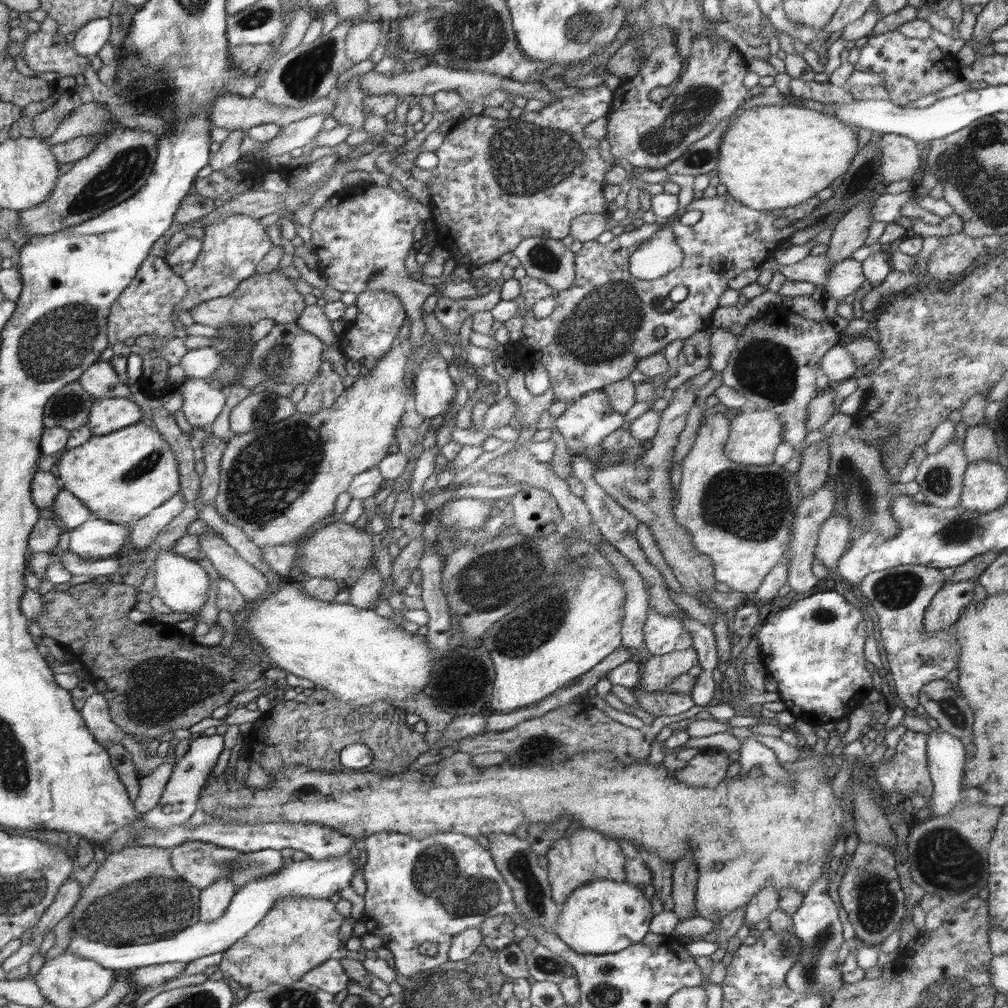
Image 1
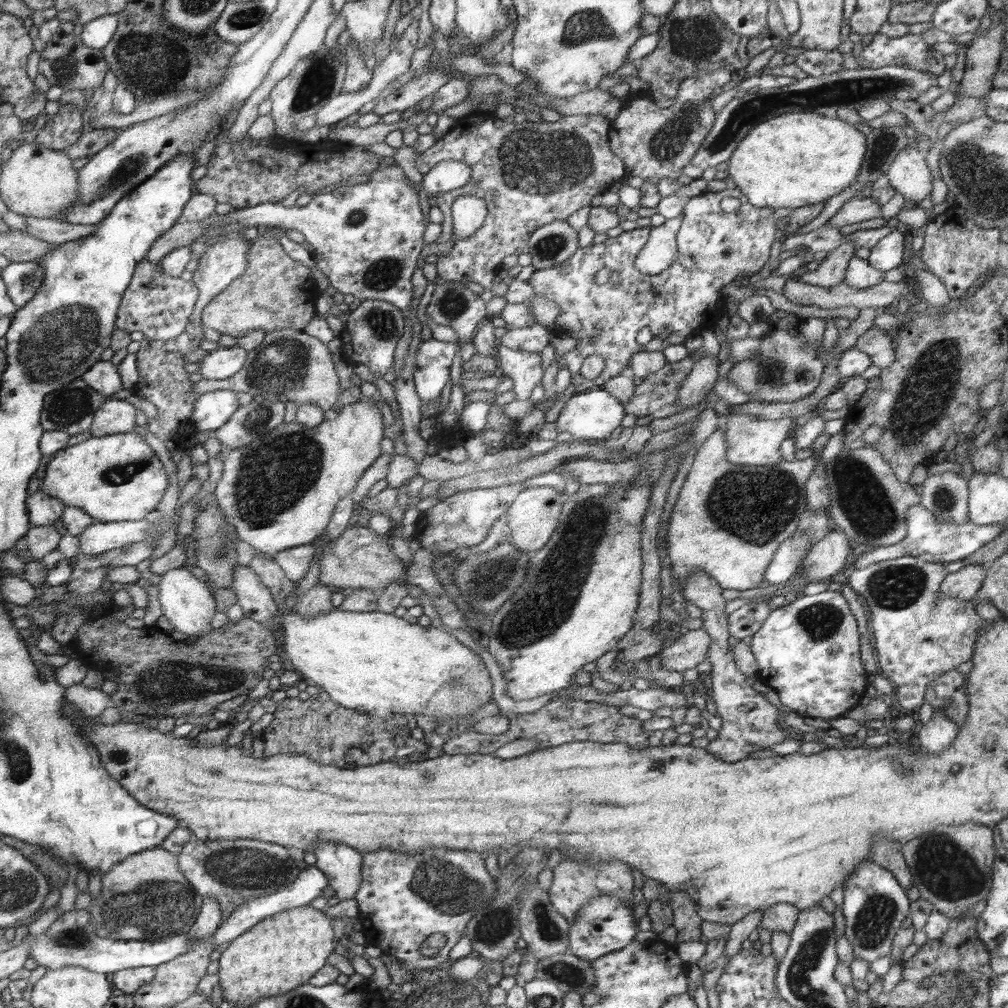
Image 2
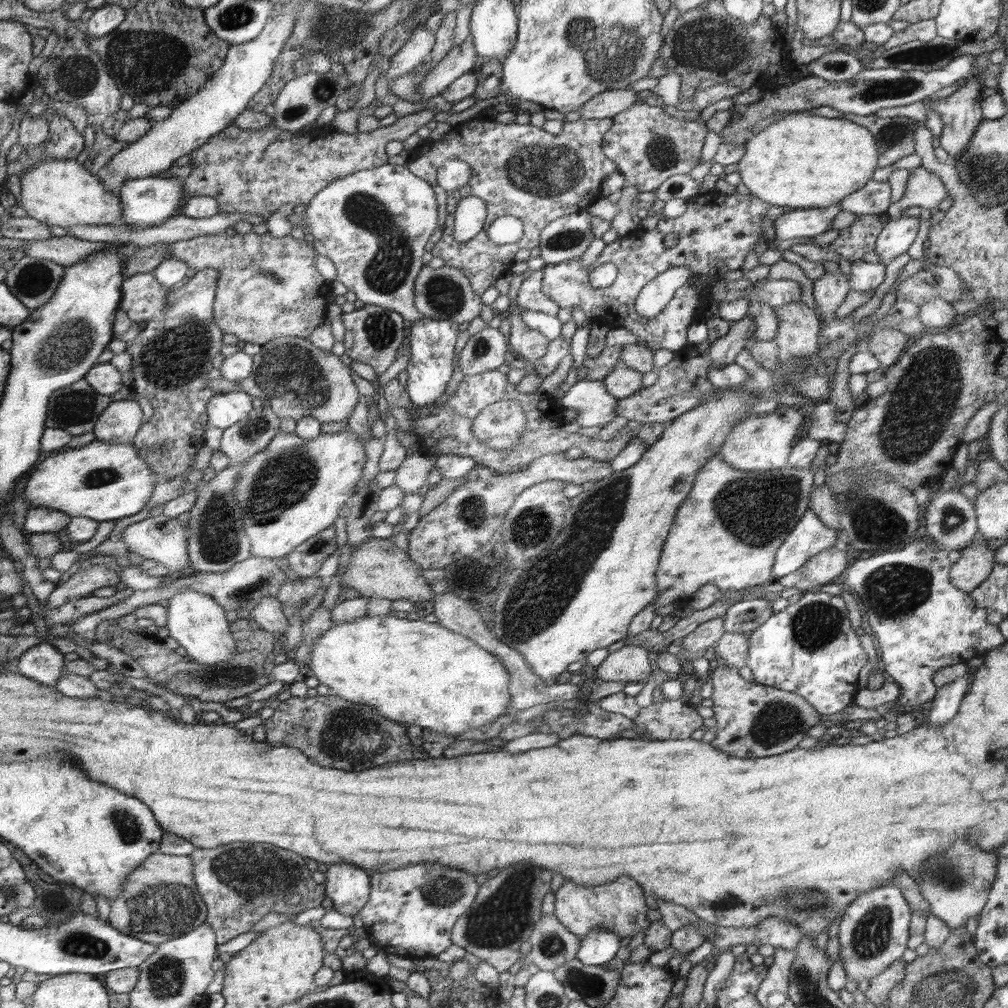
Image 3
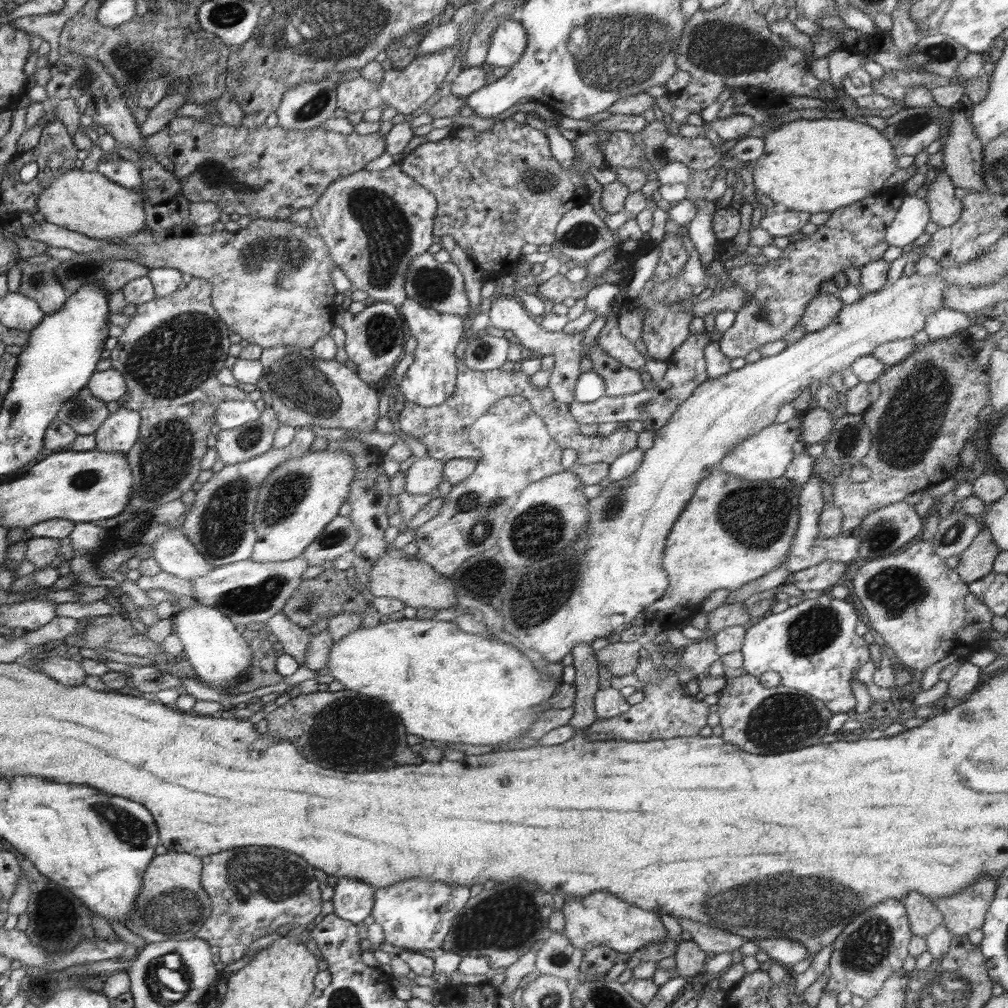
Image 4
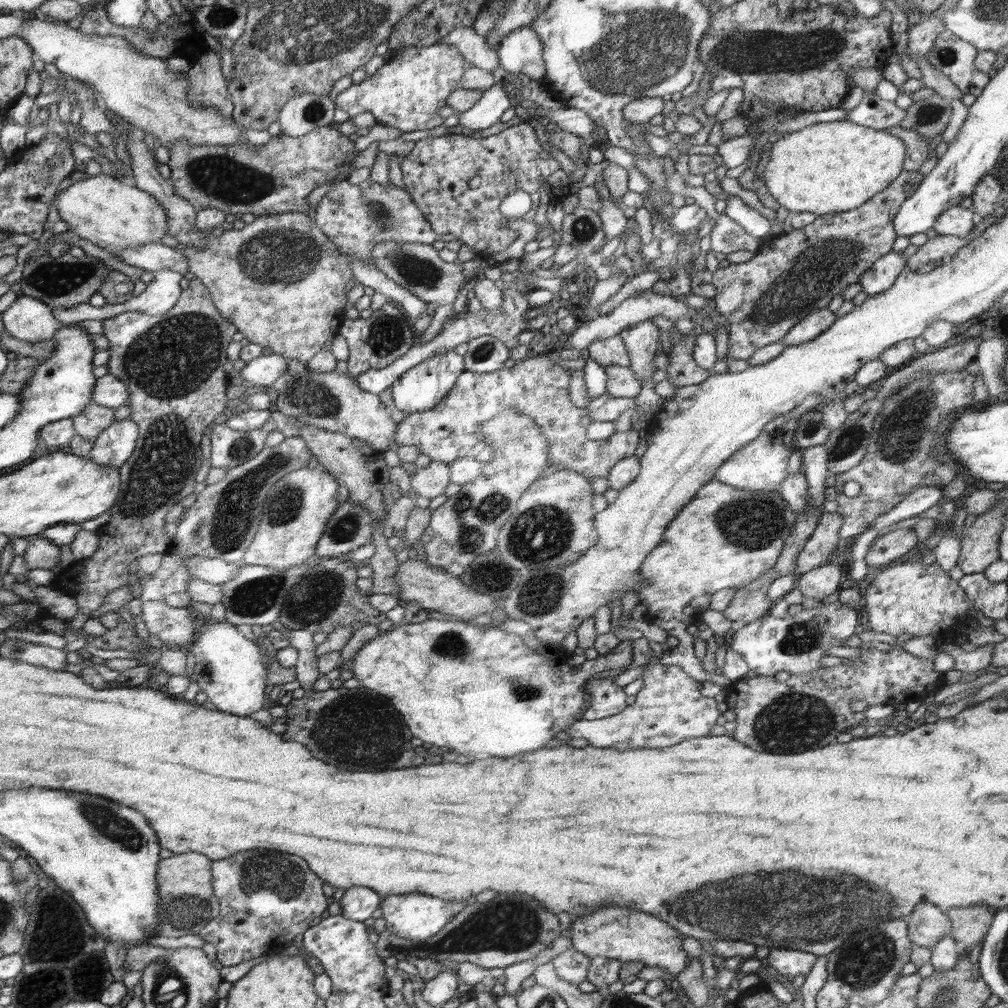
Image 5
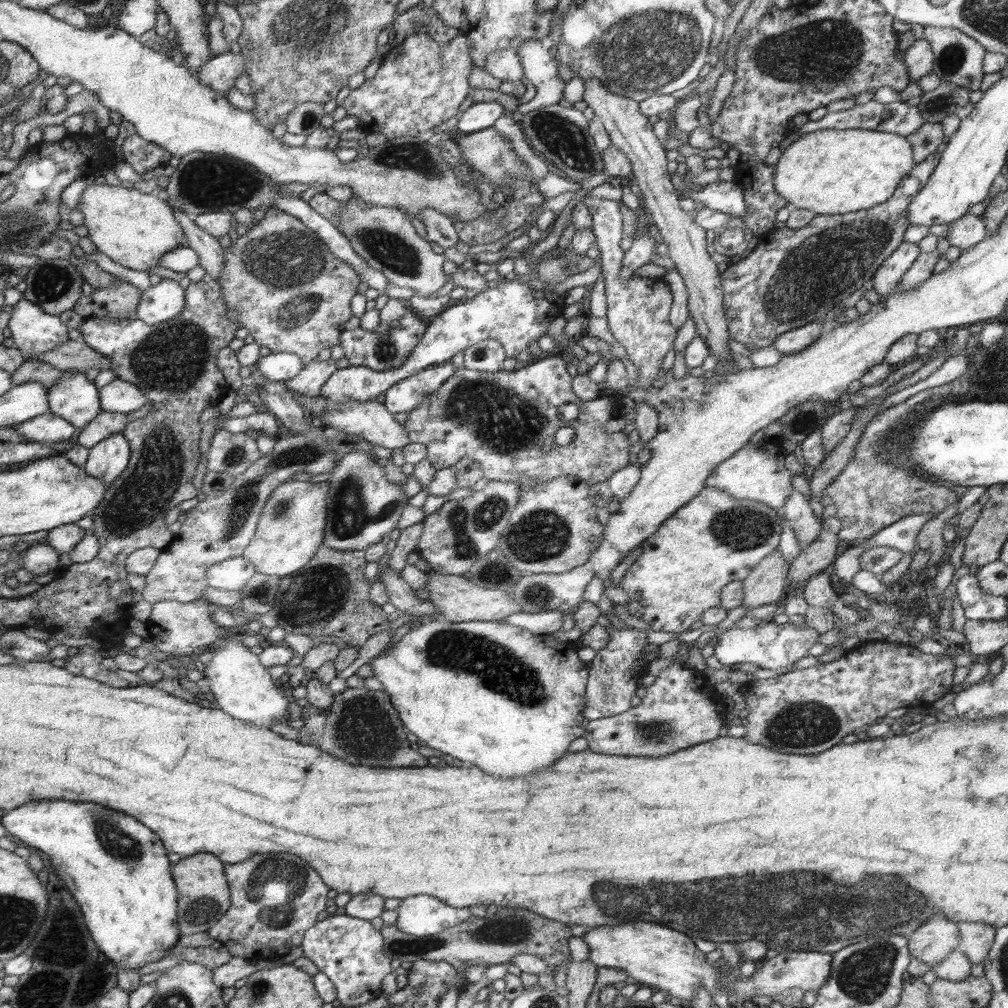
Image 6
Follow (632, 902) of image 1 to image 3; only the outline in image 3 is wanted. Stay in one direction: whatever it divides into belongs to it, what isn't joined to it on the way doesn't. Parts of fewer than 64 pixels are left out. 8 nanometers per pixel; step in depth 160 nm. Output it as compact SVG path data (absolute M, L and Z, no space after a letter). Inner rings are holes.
M597 928L580 940L577 959L588 966L605 966L620 950L621 938L607 928Z

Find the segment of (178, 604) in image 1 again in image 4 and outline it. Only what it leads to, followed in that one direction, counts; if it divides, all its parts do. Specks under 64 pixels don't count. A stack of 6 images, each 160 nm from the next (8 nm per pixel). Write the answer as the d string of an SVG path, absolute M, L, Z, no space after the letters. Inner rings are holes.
M197 602L188 608L176 608L171 619L173 634L182 642L184 656L189 658L193 670L208 687L226 693L225 688L235 686L235 682L249 670L254 651L250 650L249 642L242 638L243 634L236 630L229 616Z

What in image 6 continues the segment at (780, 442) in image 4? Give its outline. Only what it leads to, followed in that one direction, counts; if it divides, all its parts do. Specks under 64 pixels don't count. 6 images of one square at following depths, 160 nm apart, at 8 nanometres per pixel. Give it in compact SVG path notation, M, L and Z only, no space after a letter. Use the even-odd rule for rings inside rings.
M747 444L732 457L716 466L715 471L710 474L706 486L719 488L740 500L761 502L770 508L779 509L786 504L794 492L792 488L792 472L784 466L784 454L780 452L768 452L760 448L760 444Z

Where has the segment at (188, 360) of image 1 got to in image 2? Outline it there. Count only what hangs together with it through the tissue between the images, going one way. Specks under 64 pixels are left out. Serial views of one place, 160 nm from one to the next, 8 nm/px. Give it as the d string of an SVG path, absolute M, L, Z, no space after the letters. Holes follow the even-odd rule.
M238 345L218 347L206 355L199 364L199 373L206 380L224 380L240 373L249 352Z

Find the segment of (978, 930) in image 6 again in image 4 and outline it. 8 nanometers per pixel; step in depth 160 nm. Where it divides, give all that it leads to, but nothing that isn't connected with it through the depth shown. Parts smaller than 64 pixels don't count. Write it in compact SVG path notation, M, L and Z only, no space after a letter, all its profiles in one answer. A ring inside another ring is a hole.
M983 874L962 892L937 898L933 903L944 915L944 926L953 936L964 936L974 928L982 928L996 889L997 881Z

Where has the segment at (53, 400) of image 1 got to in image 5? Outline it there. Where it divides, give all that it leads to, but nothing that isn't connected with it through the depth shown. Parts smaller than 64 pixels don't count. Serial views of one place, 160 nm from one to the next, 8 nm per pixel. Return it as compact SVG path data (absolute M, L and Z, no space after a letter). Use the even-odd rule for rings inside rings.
M91 402L82 414L72 418L76 435L94 442L97 436L114 420L115 409Z

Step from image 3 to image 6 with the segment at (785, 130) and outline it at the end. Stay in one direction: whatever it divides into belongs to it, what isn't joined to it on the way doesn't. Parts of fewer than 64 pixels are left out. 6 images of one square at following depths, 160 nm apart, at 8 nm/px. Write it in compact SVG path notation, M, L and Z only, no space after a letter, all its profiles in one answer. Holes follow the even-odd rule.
M858 128L852 130L822 130L812 132L810 134L803 135L800 139L796 140L796 142L790 144L784 152L782 152L778 163L773 166L773 171L775 172L774 186L779 192L779 195L789 203L790 208L806 208L806 210L811 210L815 215L825 216L854 213L858 210L873 208L874 206L878 206L879 204L883 204L883 202L885 203L886 201L891 200L901 182L907 179L910 171L914 170L914 166L916 166L916 164L913 157L912 144L908 142L908 138L890 132L860 130Z

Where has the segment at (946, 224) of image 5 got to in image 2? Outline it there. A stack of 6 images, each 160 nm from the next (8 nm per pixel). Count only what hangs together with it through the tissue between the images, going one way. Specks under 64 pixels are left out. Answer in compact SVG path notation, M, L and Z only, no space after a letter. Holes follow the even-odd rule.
M904 147L885 174L910 205L918 206L932 192L932 172L917 148Z

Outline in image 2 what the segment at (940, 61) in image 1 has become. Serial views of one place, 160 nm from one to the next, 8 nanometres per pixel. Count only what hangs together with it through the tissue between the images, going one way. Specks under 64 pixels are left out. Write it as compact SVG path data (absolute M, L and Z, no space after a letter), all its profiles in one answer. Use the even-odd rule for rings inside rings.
M879 32L867 46L858 64L864 68L877 69L886 65L900 65L930 73L927 65L927 50L931 47L918 34L908 34L896 38L888 38Z

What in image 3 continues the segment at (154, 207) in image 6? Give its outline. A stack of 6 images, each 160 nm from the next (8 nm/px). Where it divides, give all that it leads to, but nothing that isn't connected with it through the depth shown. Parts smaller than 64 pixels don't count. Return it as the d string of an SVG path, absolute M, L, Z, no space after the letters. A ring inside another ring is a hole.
M74 159L39 160L20 176L22 208L27 216L50 227L72 229L76 226L118 225L123 208L119 193L105 190L105 184L82 163Z

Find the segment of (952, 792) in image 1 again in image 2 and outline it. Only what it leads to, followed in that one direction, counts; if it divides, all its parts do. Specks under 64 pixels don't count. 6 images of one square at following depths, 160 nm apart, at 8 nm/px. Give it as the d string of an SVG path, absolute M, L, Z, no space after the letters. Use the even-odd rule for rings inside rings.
M936 712L925 724L914 727L921 751L936 754L942 752L956 738L959 728L946 714Z

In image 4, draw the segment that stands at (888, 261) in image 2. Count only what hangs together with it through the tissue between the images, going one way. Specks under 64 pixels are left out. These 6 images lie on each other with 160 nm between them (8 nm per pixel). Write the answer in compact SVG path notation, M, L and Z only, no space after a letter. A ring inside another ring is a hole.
M905 196L897 217L886 230L886 240L892 246L906 246L925 232L926 225L932 220L930 204L926 198Z

